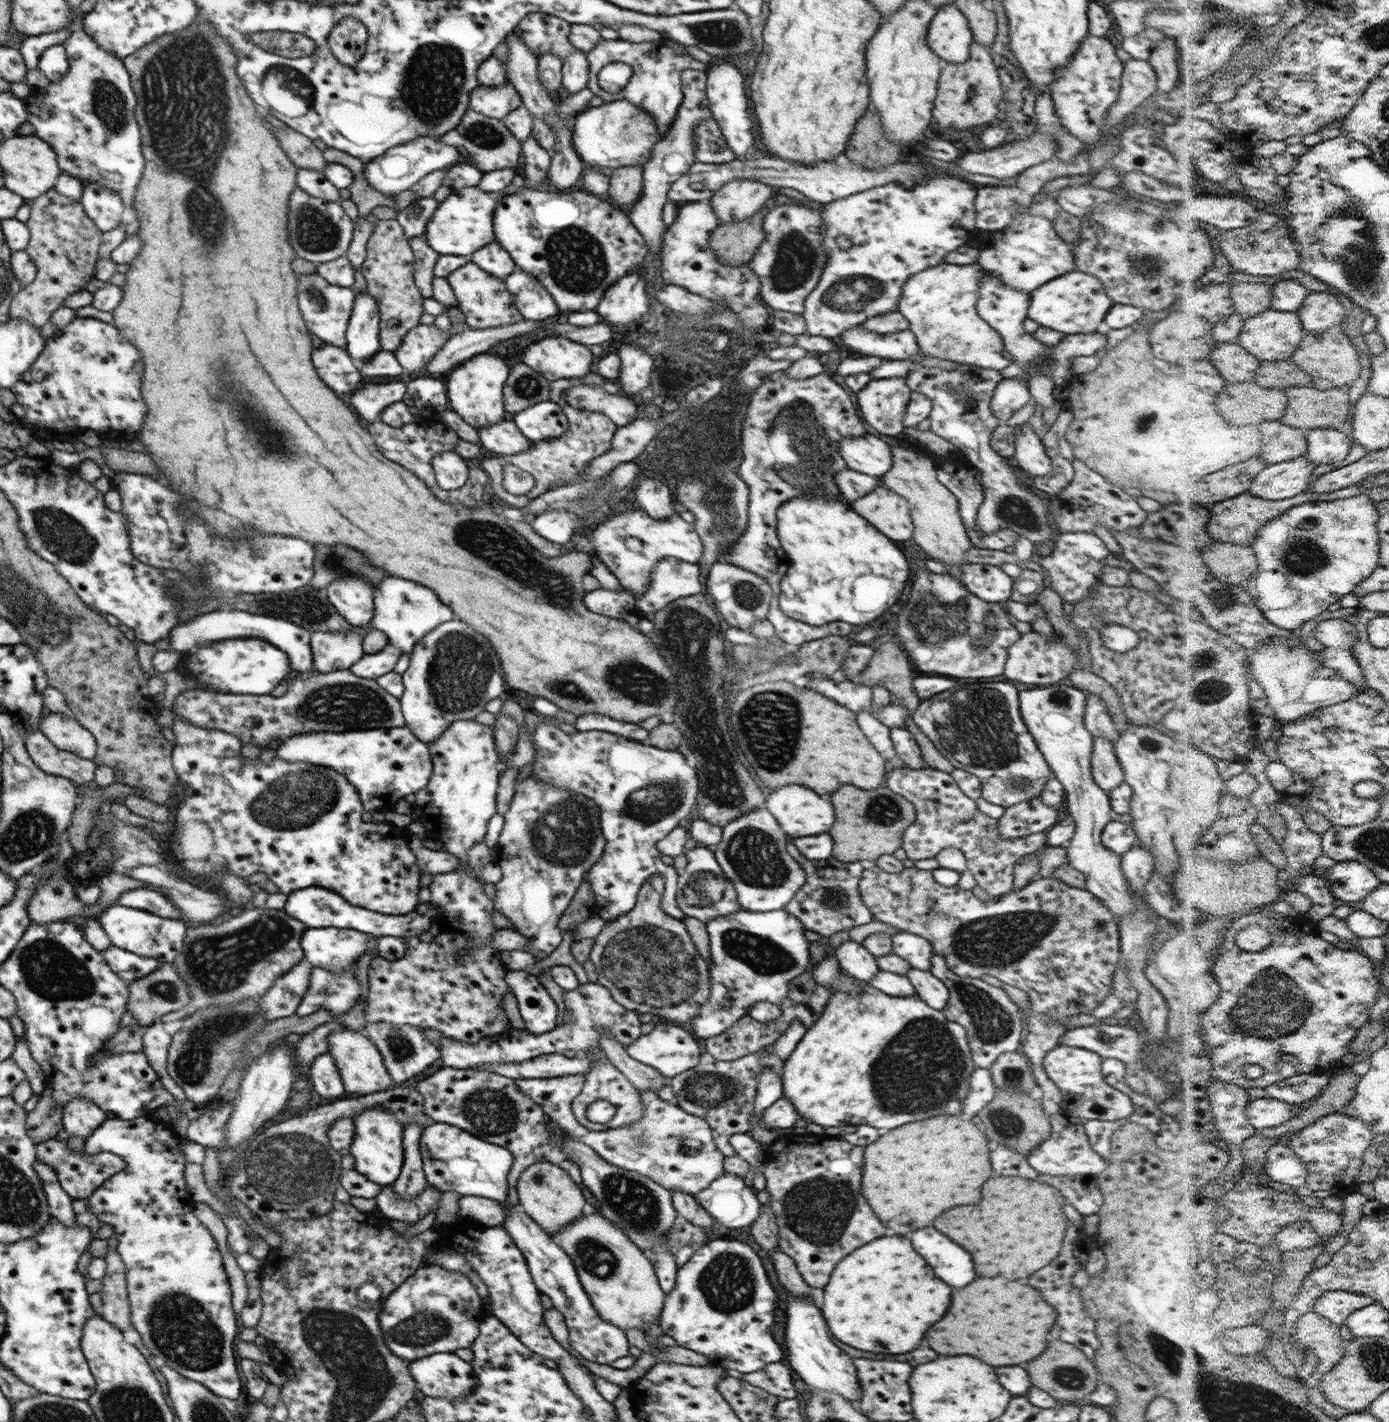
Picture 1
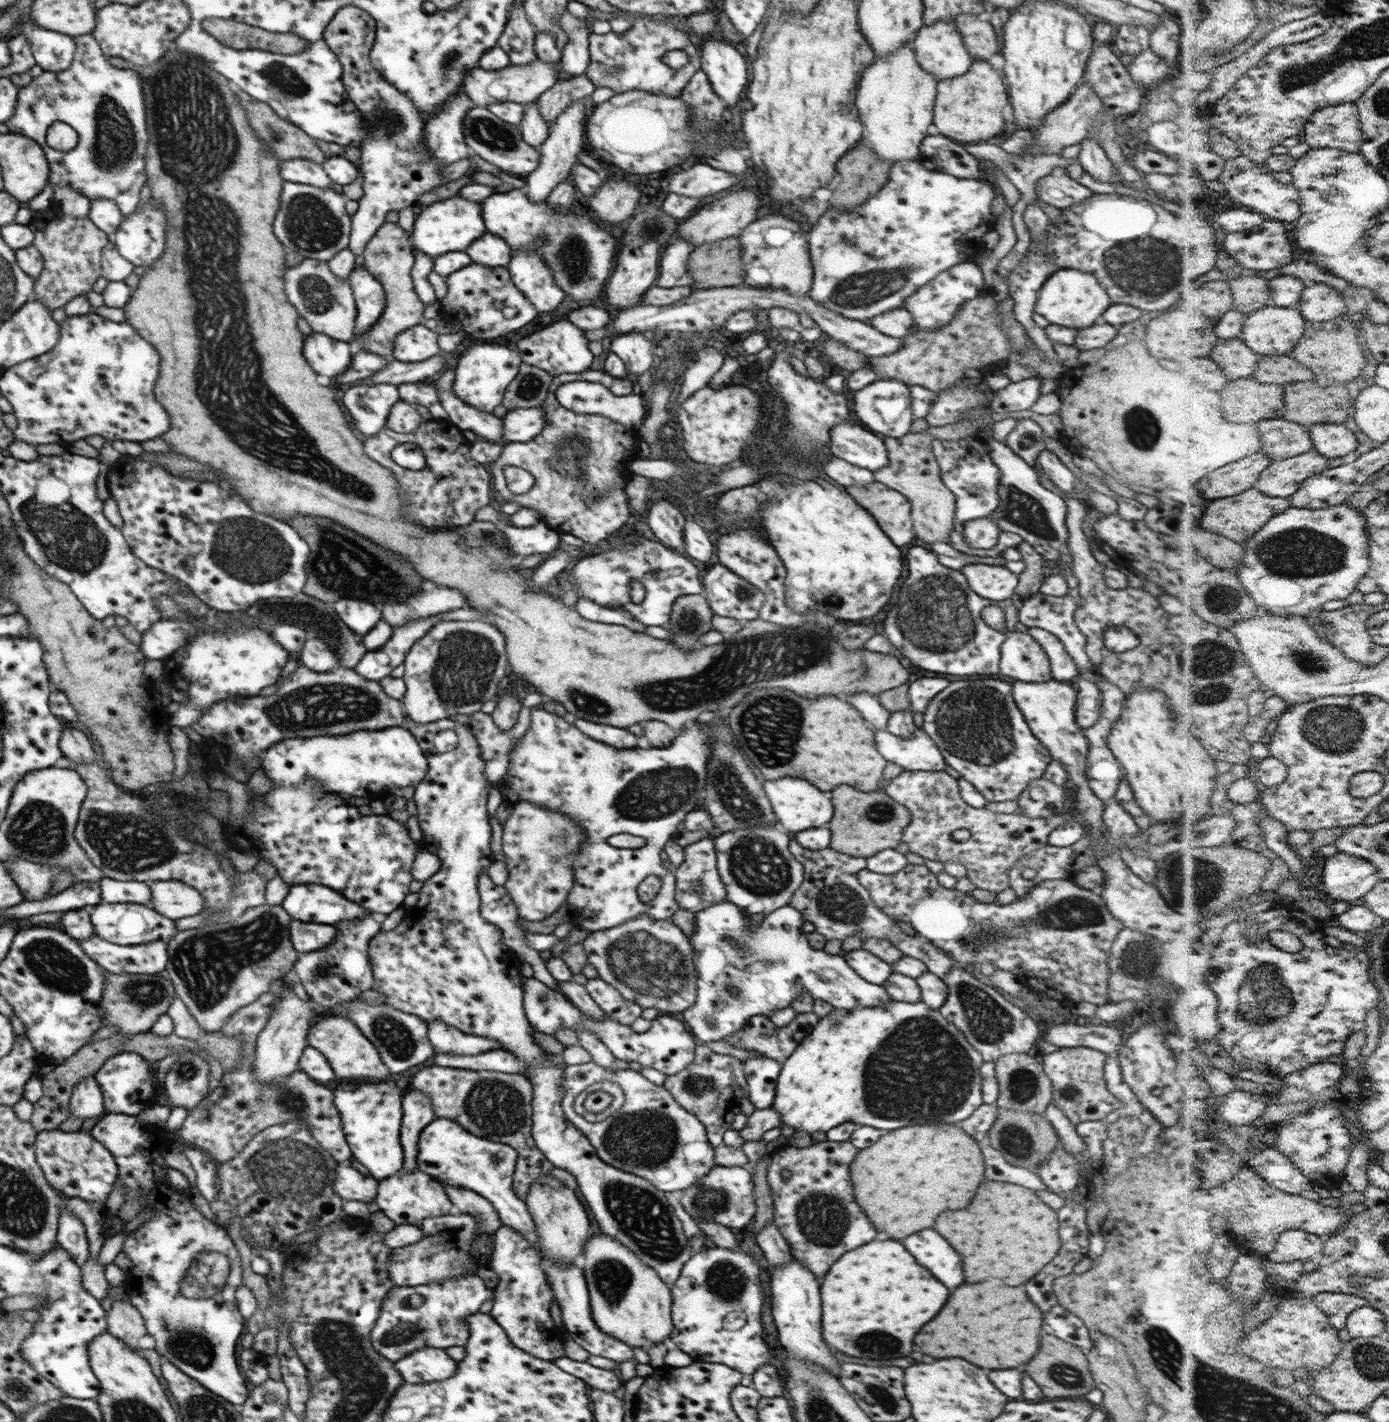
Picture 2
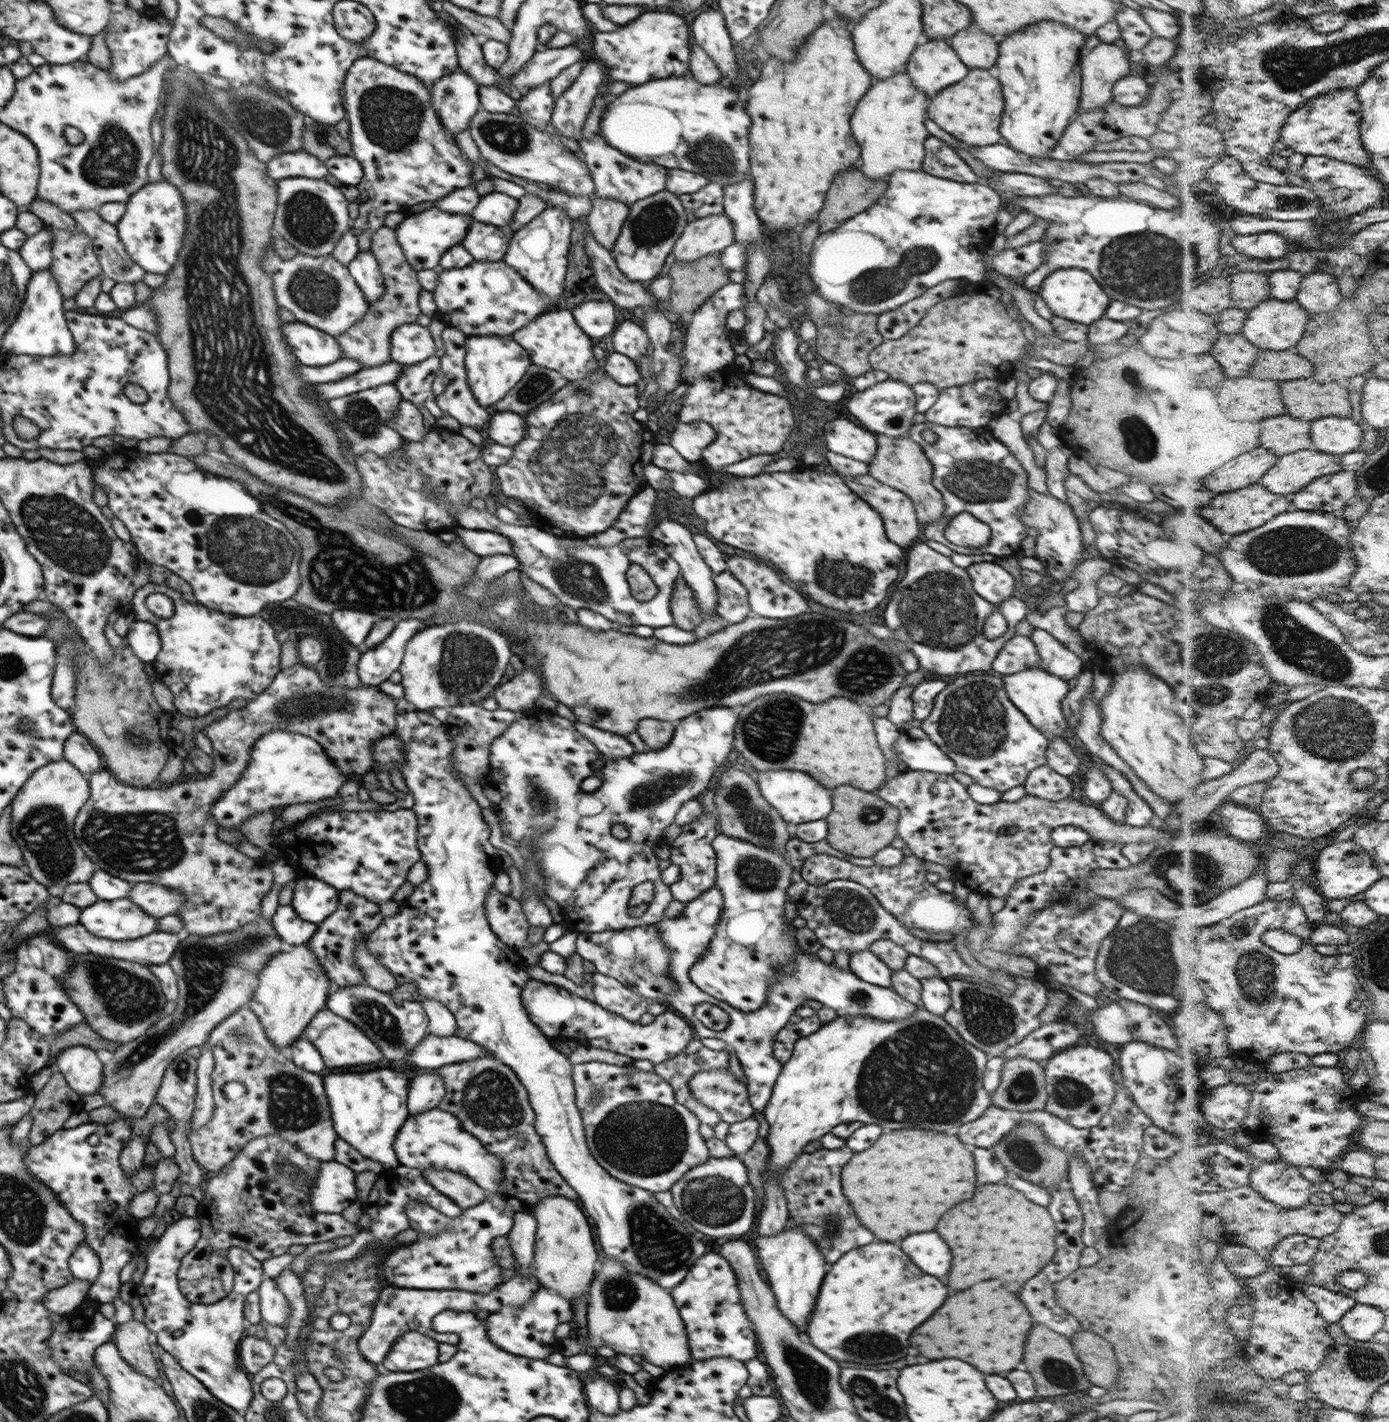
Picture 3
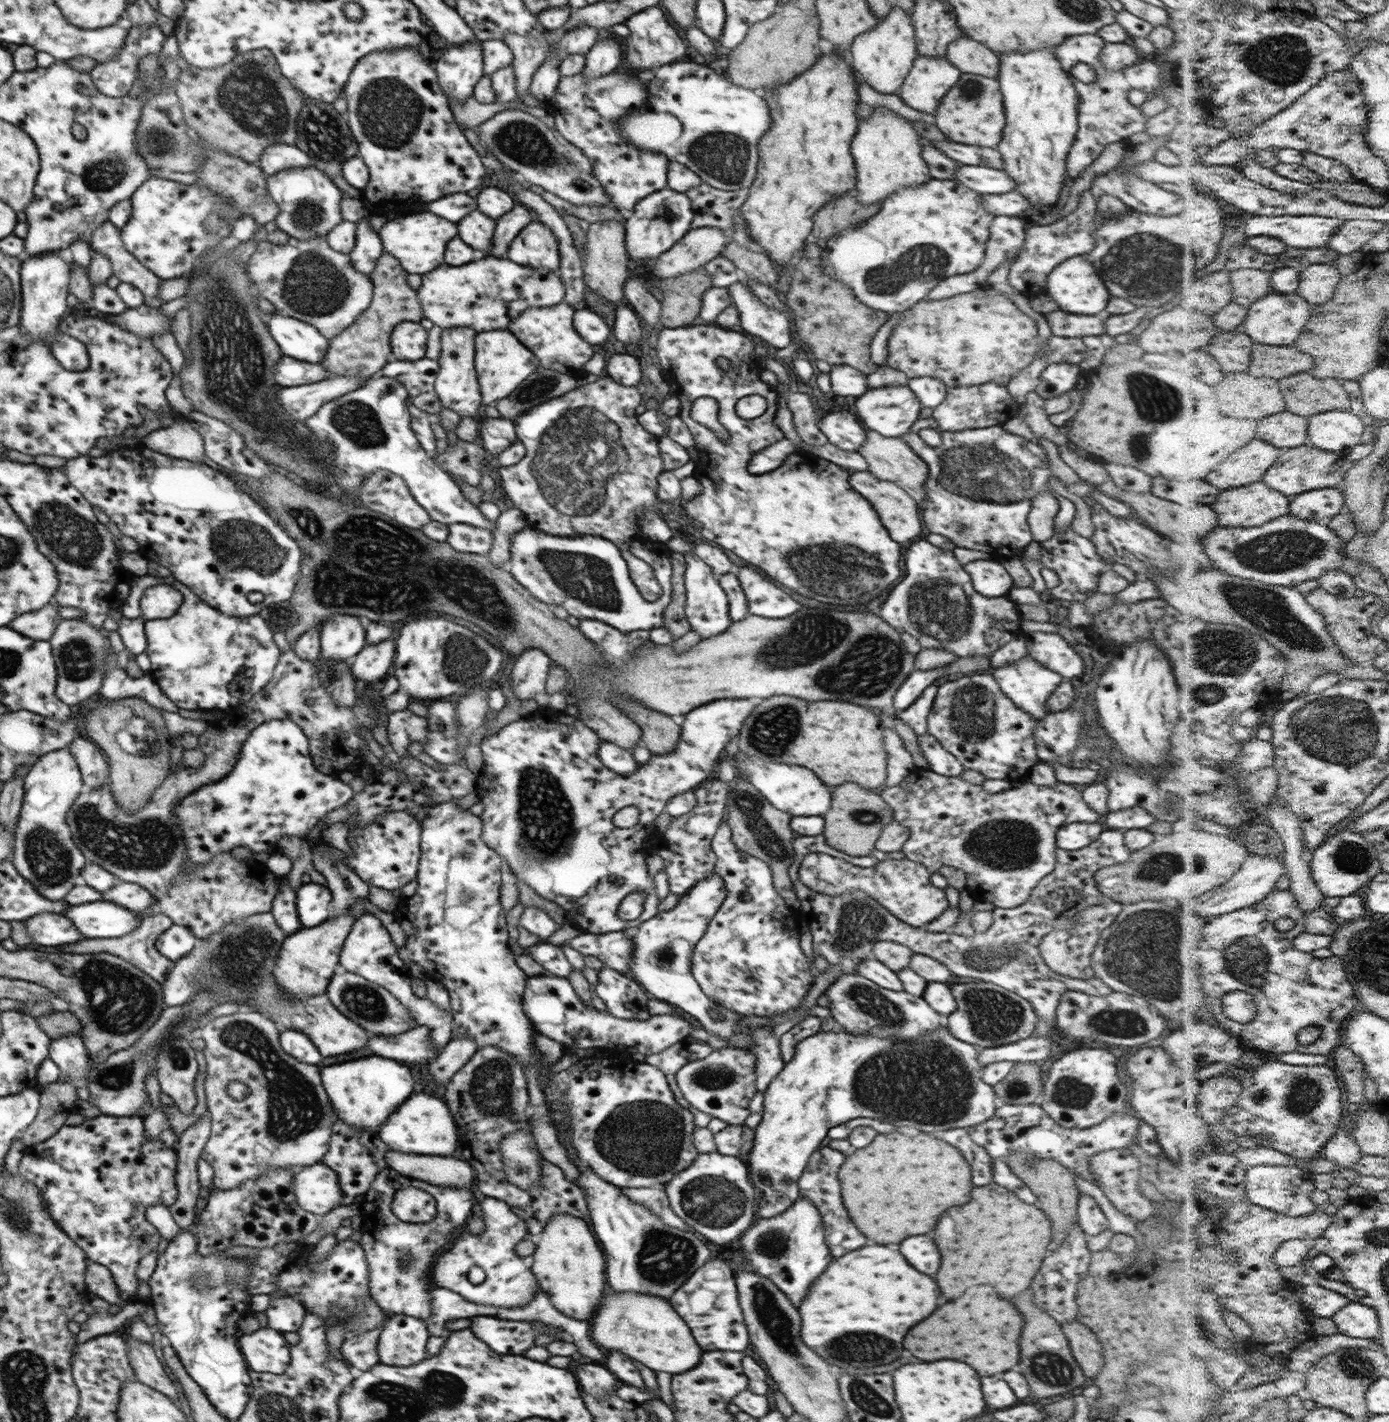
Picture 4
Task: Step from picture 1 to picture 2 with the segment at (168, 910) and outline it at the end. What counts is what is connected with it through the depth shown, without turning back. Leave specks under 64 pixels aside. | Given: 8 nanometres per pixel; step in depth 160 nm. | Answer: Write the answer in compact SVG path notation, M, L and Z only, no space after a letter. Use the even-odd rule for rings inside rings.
M102 877L97 884L101 903L120 904L131 902L132 904L150 907L151 896L149 896L147 882L122 882Z

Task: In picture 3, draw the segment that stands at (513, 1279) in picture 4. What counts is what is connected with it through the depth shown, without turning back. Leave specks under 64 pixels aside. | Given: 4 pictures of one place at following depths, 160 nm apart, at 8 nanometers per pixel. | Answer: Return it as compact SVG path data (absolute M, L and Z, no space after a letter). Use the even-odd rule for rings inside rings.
M487 1194L485 1200L477 1206L462 1209L461 1214L455 1218L451 1218L437 1212L424 1202L410 1200L404 1206L404 1212L401 1214L403 1218L408 1220L408 1228L415 1230L419 1234L419 1238L403 1246L397 1247L395 1252L387 1255L381 1262L380 1278L385 1285L393 1287L414 1288L414 1289L459 1289L474 1293L486 1293L493 1287L503 1282L499 1275L499 1271L503 1268L495 1265L493 1255L488 1249L488 1245L495 1236L503 1236L509 1232L512 1227L513 1215L515 1212L509 1209L509 1205L505 1202L501 1195Z

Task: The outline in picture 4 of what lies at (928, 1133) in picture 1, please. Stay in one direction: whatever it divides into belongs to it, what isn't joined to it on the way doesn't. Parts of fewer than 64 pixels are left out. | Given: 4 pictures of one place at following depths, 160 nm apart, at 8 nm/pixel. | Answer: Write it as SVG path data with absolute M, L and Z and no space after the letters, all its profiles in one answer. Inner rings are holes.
M897 1132L877 1134L869 1146L855 1150L845 1158L837 1178L841 1186L843 1206L849 1212L851 1222L857 1226L857 1230L861 1230L861 1234L881 1244L897 1244L907 1236L929 1232L945 1208L969 1202L971 1192L969 1164L963 1160L959 1150L929 1134L917 1134L913 1138L901 1136Z

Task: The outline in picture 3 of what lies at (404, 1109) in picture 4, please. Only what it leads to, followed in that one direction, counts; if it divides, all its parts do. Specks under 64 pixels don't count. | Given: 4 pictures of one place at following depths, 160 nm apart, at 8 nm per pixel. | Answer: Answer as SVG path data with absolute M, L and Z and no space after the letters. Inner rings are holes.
M431 1107L421 1114L412 1114L405 1119L393 1139L395 1158L400 1166L421 1170L450 1170L462 1174L482 1188L487 1194L500 1194L500 1182L504 1178L503 1162L493 1156L472 1134L462 1129L458 1118Z

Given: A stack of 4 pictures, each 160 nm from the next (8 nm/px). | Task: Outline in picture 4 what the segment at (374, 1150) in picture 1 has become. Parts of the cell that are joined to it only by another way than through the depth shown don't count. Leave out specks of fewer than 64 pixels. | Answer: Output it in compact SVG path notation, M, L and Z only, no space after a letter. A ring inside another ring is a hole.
M375 1054L343 1064L320 1065L319 1074L336 1118L368 1132L377 1133L389 1115L413 1093L413 1076L407 1065Z

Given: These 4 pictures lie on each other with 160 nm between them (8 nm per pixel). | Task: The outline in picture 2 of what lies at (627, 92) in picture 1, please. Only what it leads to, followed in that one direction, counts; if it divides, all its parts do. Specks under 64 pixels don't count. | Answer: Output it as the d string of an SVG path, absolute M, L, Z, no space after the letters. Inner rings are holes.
M646 17L632 20L631 28L623 33L609 31L606 34L590 32L588 36L589 65L584 75L594 87L610 88L614 94L627 90L642 90L649 94L680 96L681 89L691 75L700 69L700 54L697 43L687 32L678 30L667 18ZM682 50L689 60L678 70L663 64L661 59L667 51Z

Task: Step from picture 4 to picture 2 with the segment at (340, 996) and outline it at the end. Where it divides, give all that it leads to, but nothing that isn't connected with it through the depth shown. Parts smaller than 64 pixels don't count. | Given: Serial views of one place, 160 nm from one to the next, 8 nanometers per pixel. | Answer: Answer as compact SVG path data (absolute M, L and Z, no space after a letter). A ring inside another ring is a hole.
M354 998L349 1002L343 1002L349 1004L348 1010L345 1010L345 1018L375 1047L381 1062L390 1074L405 1072L407 1068L421 1064L434 1055L435 1052L426 1037L426 1023L419 1017L395 1010L388 1004L371 1006L356 1000L357 998Z

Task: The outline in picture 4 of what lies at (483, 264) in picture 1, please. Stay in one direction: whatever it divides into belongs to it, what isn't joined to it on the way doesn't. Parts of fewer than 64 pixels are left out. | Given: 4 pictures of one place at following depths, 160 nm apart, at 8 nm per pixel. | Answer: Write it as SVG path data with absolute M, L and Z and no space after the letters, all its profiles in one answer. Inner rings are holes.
M475 208L458 222L457 236L459 236L459 240L475 250L478 255L485 256L487 254L489 256L495 221Z

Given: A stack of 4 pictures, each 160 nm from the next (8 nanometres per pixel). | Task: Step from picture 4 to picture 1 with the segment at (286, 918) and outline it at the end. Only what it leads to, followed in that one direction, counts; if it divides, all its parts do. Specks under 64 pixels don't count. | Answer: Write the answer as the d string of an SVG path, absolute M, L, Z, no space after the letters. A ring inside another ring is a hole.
M305 928L299 938L303 959L317 968L340 974L365 953L376 956L376 937L357 930Z

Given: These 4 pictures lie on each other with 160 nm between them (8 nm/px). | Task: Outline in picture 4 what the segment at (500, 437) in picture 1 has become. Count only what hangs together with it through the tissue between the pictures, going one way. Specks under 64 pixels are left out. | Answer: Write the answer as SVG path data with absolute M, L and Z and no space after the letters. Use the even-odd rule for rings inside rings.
M457 326L440 331L440 353L436 358L438 371L433 381L433 390L439 398L442 408L457 413L459 417L474 417L480 405L479 385L474 369L473 339L475 332L472 328Z

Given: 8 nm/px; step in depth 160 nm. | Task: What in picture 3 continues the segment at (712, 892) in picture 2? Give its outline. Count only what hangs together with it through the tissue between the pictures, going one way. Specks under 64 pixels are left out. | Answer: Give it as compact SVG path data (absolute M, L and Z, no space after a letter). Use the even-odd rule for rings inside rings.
M702 811L702 814L695 820L681 826L681 833L668 847L670 864L677 864L679 868L678 880L668 886L672 900L682 902L685 905L714 886L716 858L711 843L718 833L714 811L711 815L705 815Z

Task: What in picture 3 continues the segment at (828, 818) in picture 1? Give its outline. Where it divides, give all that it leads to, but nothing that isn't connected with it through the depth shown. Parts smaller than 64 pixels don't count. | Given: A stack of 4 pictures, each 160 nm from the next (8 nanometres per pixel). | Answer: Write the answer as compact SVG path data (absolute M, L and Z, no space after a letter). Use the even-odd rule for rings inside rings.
M769 770L759 772L757 786L761 796L773 806L777 814L788 824L801 824L811 820L821 820L831 810L831 790L825 790L807 774L797 770Z

